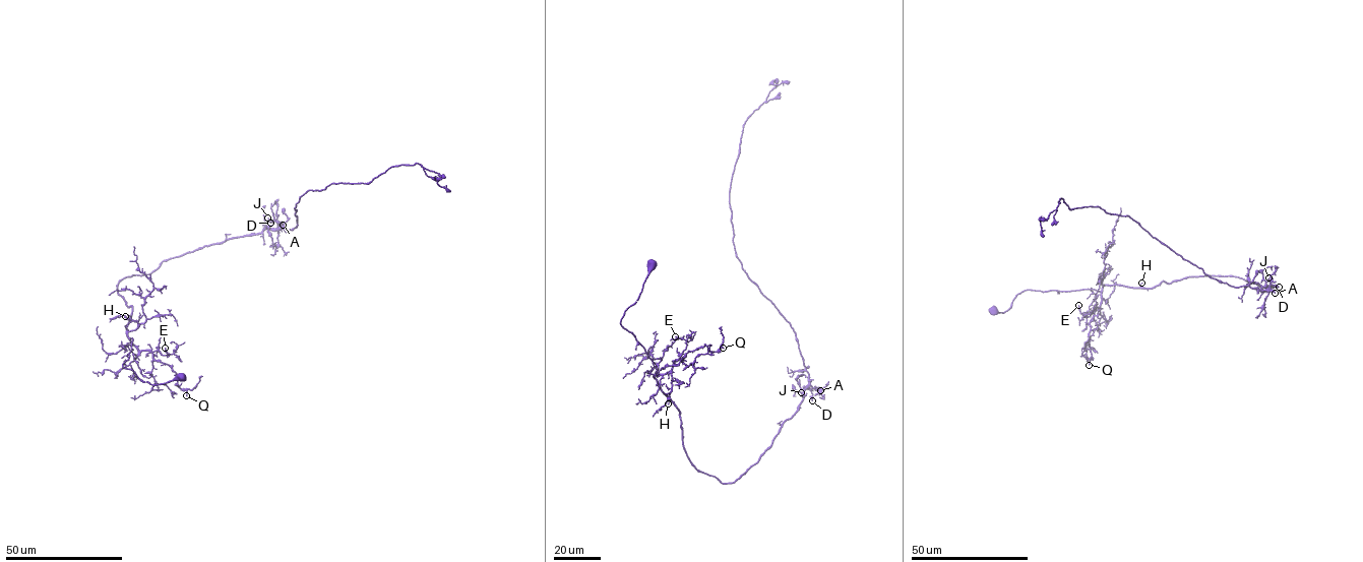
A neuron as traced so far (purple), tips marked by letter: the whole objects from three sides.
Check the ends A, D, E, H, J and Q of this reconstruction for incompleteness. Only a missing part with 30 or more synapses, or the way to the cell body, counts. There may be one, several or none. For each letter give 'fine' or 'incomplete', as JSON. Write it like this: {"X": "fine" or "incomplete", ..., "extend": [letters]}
{"A": "incomplete", "D": "fine", "E": "fine", "H": "fine", "J": "fine", "Q": "fine", "extend": ["A"]}

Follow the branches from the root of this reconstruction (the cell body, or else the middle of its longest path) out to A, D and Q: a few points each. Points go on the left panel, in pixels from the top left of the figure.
A: (181, 377), (152, 384), (122, 366), (131, 350), (125, 327), (132, 306), (116, 286), (174, 257), (283, 225)
D: (181, 377), (152, 384), (122, 366), (132, 306), (116, 286), (174, 257), (276, 229), (270, 223)
Q: (181, 377), (152, 384), (123, 367), (129, 338), (171, 367), (186, 395)

